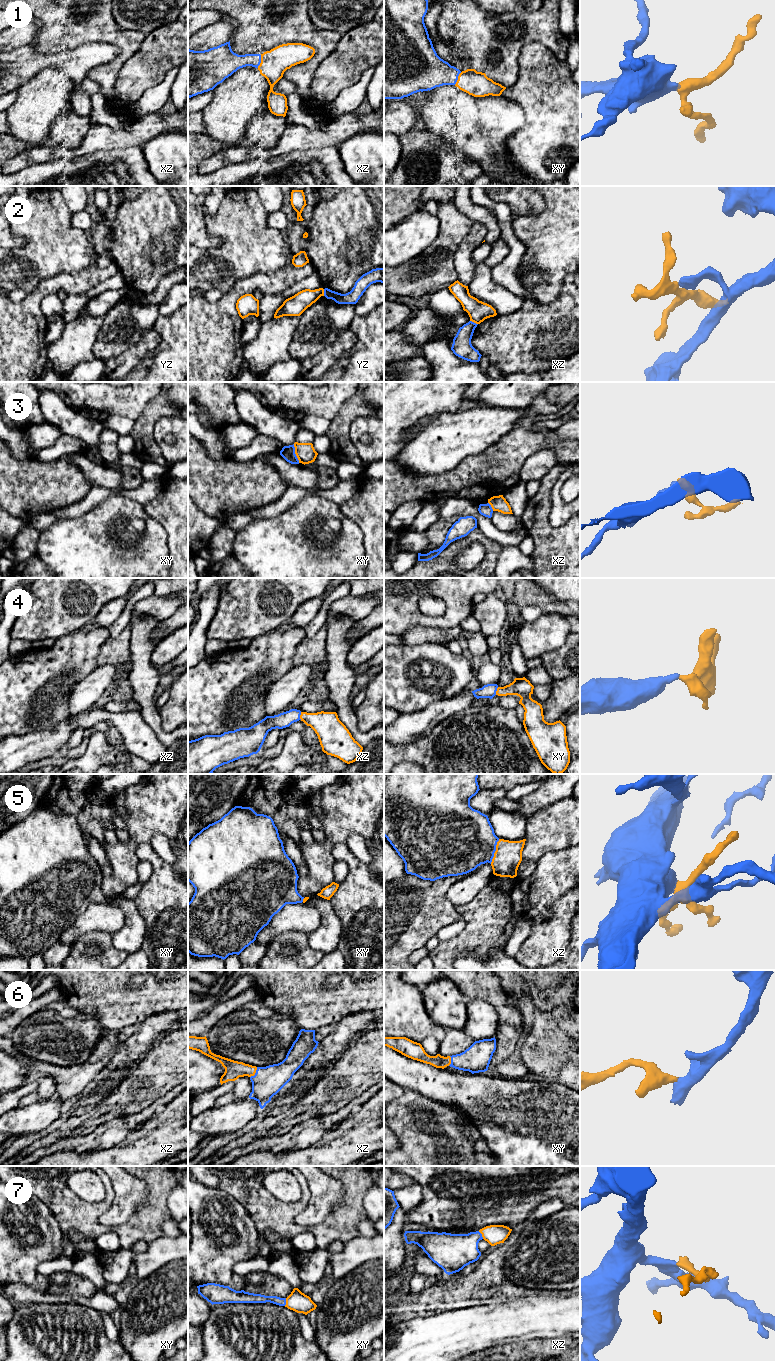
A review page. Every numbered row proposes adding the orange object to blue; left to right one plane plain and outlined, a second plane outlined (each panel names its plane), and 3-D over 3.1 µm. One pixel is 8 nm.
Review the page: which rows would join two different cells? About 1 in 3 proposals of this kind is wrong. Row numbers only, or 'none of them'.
2, 3

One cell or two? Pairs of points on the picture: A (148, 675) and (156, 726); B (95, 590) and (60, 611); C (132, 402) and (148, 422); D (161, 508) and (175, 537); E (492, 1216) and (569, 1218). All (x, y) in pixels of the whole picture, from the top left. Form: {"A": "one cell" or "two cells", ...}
{"A": "one cell", "B": "one cell", "C": "two cells", "D": "one cell", "E": "two cells"}

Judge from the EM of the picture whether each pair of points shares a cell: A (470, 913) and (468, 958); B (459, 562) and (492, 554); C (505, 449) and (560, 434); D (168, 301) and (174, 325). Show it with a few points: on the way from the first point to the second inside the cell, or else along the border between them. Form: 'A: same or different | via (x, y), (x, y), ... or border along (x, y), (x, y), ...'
A: different | border along (492, 951), (484, 958), (463, 951), (454, 959)
B: different | border along (485, 548), (481, 543), (472, 542), (460, 552)
C: different | border along (569, 438), (557, 443), (544, 443)
D: different | border along (177, 308), (169, 315), (160, 316)

